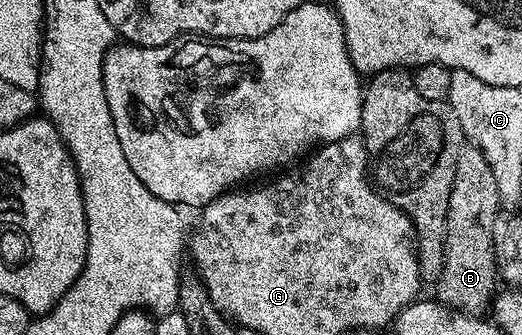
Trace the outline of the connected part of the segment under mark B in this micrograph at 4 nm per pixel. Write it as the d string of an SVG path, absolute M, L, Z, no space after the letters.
M464 143L457 158L457 174L453 178L453 190L449 194L447 233L443 239L443 271L439 274L437 299L468 314L488 311L496 295L497 281L496 246L493 230L501 210L497 181L485 154L474 144Z

